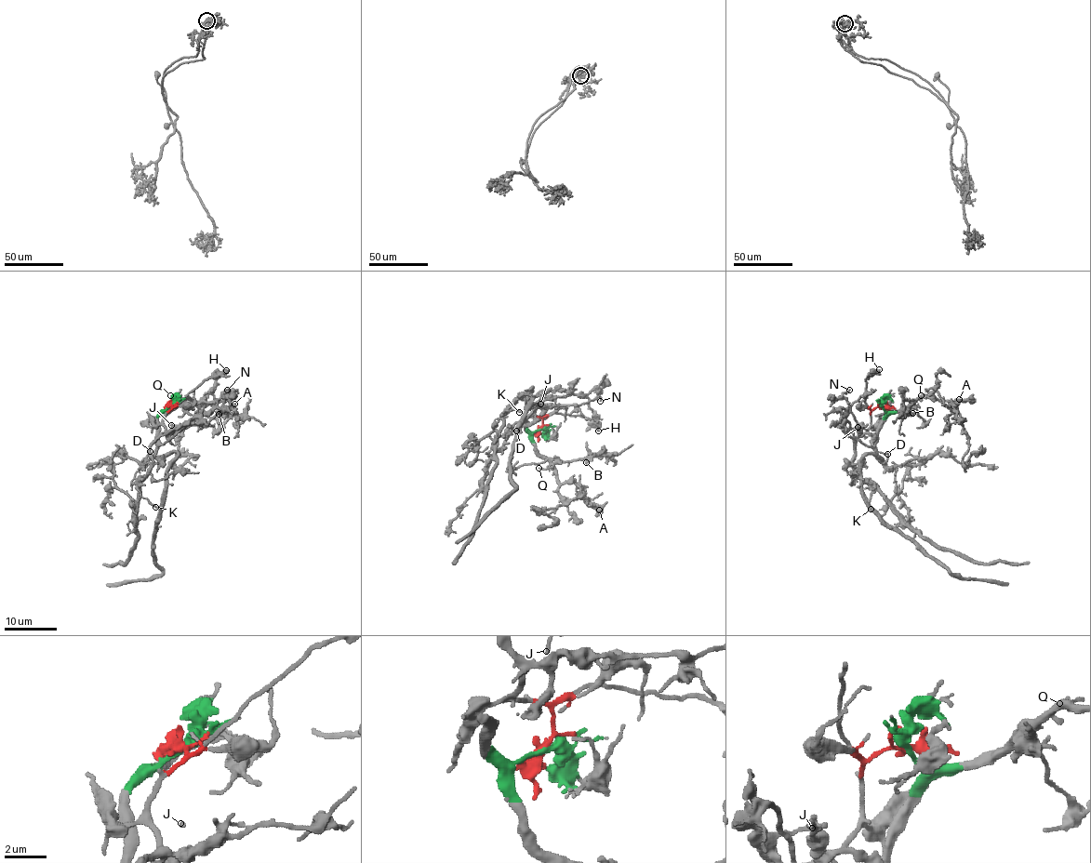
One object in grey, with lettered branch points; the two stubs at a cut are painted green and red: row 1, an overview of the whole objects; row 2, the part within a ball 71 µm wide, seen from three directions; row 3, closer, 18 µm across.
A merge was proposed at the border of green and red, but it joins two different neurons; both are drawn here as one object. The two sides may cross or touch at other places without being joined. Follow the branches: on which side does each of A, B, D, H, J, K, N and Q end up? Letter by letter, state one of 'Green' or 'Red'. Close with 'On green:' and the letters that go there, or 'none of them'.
A: Green
B: Green
D: Green
H: Red
J: Red
K: Red
N: Red
Q: Green
On green: A, B, D, Q

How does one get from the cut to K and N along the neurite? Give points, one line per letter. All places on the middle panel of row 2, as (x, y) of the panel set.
K: (539, 429), (542, 419), (532, 416), (534, 407), (518, 398), (520, 396), (502, 414), (514, 409), (520, 411)
N: (539, 429), (542, 419), (532, 416), (538, 407), (575, 405), (591, 401), (600, 393), (600, 400)

